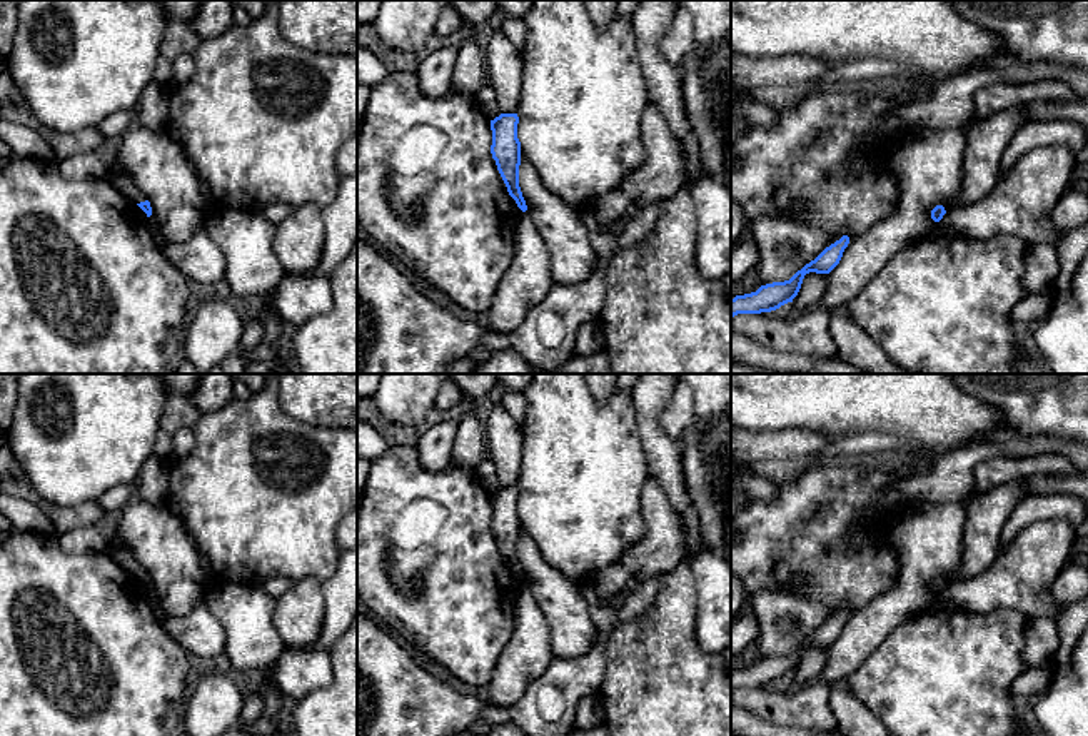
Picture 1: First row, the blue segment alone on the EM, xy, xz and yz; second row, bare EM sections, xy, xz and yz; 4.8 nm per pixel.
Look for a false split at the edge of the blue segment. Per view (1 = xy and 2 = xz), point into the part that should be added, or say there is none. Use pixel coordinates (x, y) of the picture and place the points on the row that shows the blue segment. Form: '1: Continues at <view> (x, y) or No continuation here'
1: No continuation here
2: No continuation here

